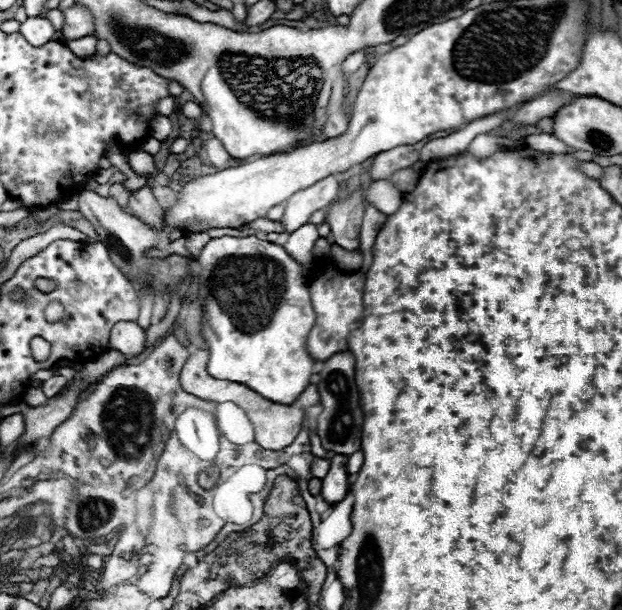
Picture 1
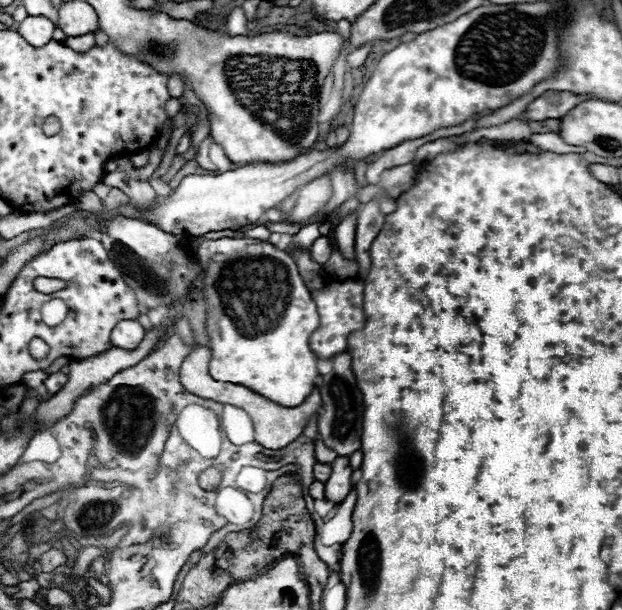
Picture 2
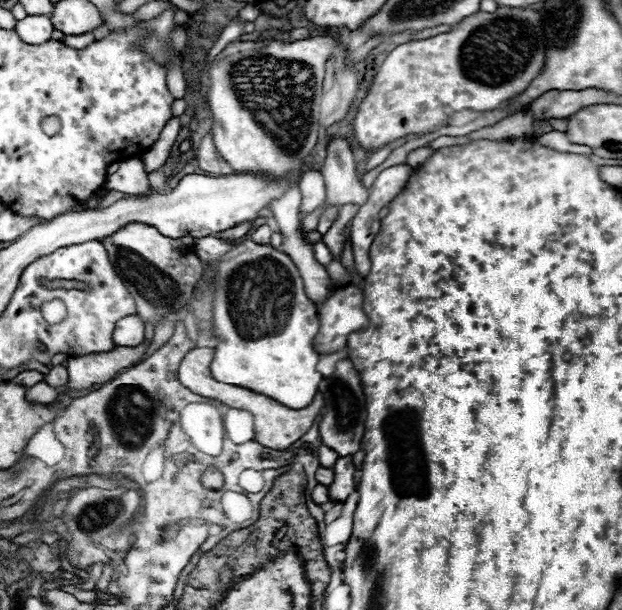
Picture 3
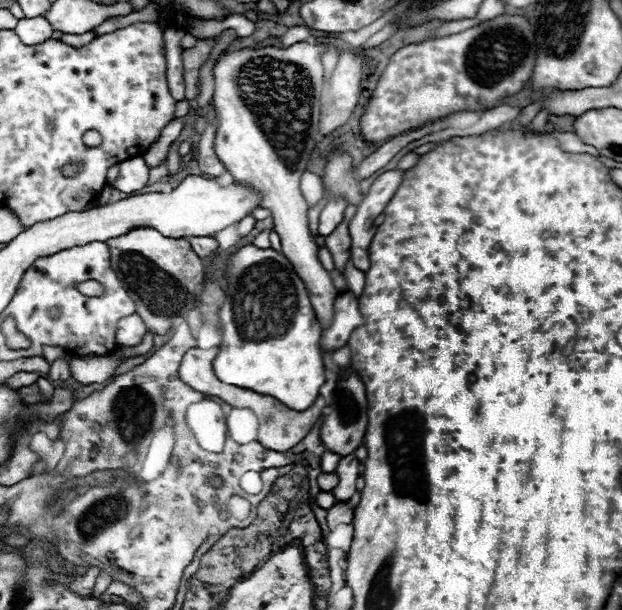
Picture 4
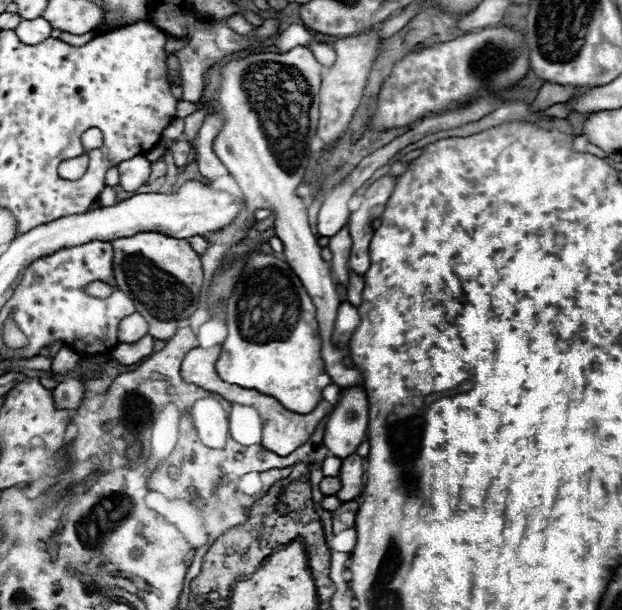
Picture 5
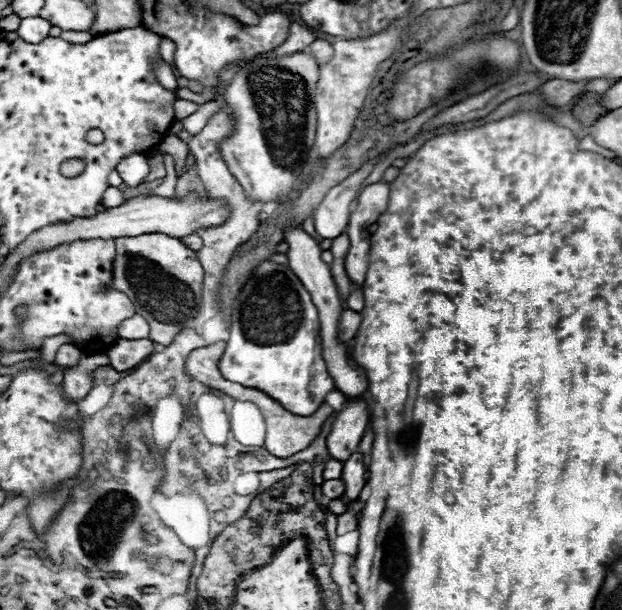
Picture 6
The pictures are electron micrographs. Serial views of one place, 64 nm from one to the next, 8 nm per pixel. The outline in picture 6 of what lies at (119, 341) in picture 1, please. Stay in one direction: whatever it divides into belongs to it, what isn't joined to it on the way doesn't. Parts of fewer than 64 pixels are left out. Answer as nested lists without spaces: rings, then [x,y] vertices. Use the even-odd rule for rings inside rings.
[[[134,314],[134,316],[126,318],[120,324],[118,338],[122,338],[122,340],[140,340],[140,338],[146,338],[148,332],[150,332],[148,322],[140,314]]]

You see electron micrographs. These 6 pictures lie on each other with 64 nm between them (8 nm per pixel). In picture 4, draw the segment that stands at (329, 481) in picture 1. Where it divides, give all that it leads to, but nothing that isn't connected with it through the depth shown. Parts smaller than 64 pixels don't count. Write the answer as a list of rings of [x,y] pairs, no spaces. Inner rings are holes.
[[[354,454],[340,458],[338,466],[336,466],[336,476],[338,476],[338,484],[332,490],[336,500],[346,502],[354,492],[356,492],[356,480],[360,474],[360,462],[356,460]]]

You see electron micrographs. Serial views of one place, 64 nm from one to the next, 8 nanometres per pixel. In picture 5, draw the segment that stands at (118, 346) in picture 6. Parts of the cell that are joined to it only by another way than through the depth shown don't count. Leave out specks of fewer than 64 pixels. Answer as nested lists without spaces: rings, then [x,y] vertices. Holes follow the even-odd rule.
[[[146,334],[144,338],[140,338],[134,344],[118,344],[118,358],[112,358],[120,364],[134,364],[142,358],[146,358],[148,354],[152,354],[152,346],[154,346],[154,338],[150,334]]]

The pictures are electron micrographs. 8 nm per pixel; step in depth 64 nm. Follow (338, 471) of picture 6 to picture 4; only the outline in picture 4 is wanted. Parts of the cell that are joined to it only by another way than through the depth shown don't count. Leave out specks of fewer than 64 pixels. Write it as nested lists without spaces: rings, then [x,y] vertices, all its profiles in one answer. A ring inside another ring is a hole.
[[[326,450],[326,452],[322,454],[320,468],[322,468],[324,472],[334,472],[334,470],[336,470],[336,466],[338,466],[338,462],[340,462],[340,456],[338,456],[338,454],[334,454],[334,452],[330,452],[330,450]]]

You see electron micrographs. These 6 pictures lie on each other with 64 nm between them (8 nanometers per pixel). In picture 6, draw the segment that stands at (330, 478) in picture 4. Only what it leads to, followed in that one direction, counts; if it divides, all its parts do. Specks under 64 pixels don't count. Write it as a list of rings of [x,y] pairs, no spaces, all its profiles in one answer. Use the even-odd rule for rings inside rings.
[[[324,480],[322,482],[322,494],[330,500],[340,498],[344,494],[344,482],[342,480]]]

